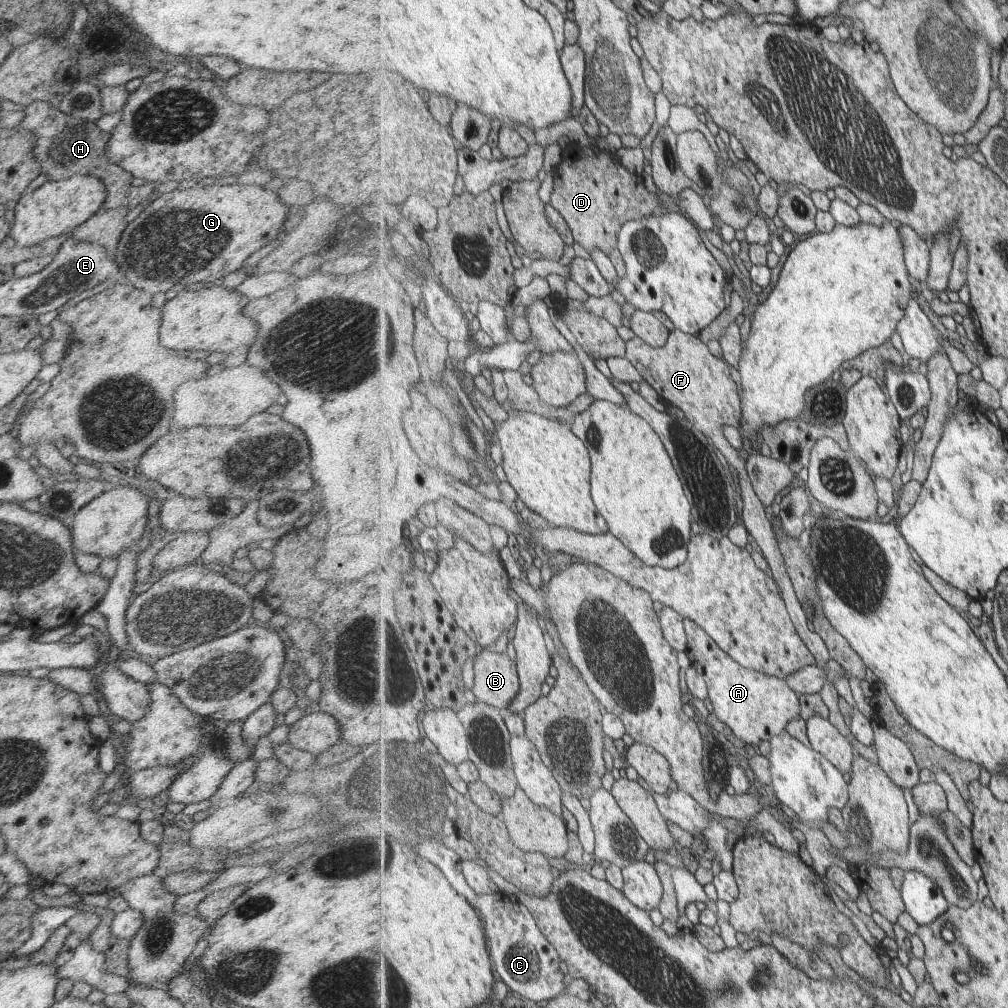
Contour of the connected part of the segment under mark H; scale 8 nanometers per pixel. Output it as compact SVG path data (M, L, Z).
M34 101L25 108L25 126L21 126L21 129L31 134L53 134L53 138L33 138L33 160L39 164L40 173L47 175L47 181L65 179L76 174L91 174L101 179L107 193L99 209L108 210L126 205L131 210L146 201L158 183L145 182L142 186L131 186L131 174L105 156L111 132L119 123L120 116L119 111L102 115L96 121L83 122L49 107L46 102Z

